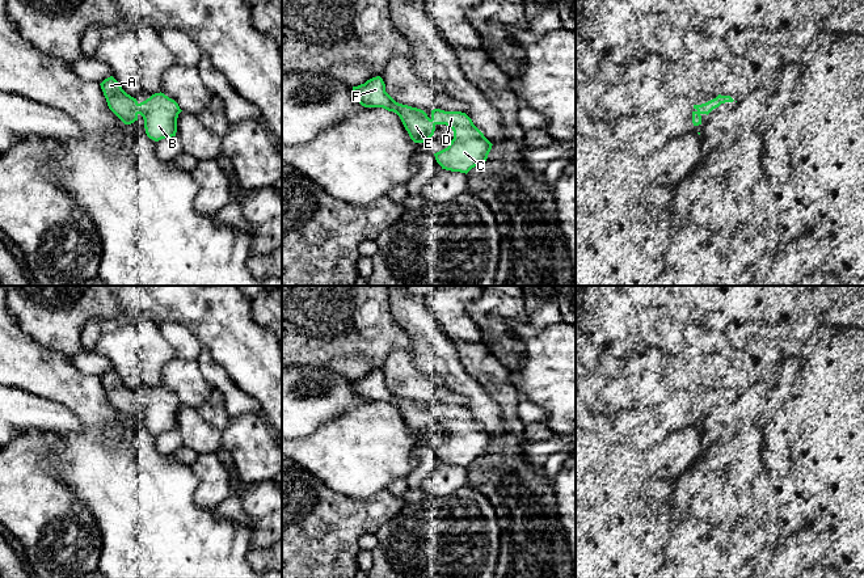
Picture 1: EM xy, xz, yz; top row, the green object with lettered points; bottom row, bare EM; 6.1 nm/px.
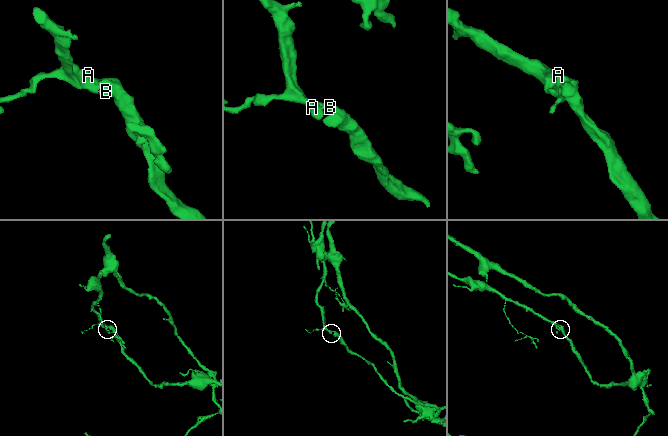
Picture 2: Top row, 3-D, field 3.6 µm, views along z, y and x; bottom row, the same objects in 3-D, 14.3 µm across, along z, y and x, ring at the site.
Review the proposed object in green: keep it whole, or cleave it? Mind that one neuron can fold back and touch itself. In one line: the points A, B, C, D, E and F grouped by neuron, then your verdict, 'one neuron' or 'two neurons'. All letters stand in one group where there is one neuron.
A B C D E F | one neuron

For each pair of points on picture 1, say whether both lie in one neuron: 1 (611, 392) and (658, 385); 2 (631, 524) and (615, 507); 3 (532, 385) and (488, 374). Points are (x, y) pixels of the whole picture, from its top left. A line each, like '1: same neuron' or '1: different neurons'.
1: same neuron
2: different neurons
3: different neurons

